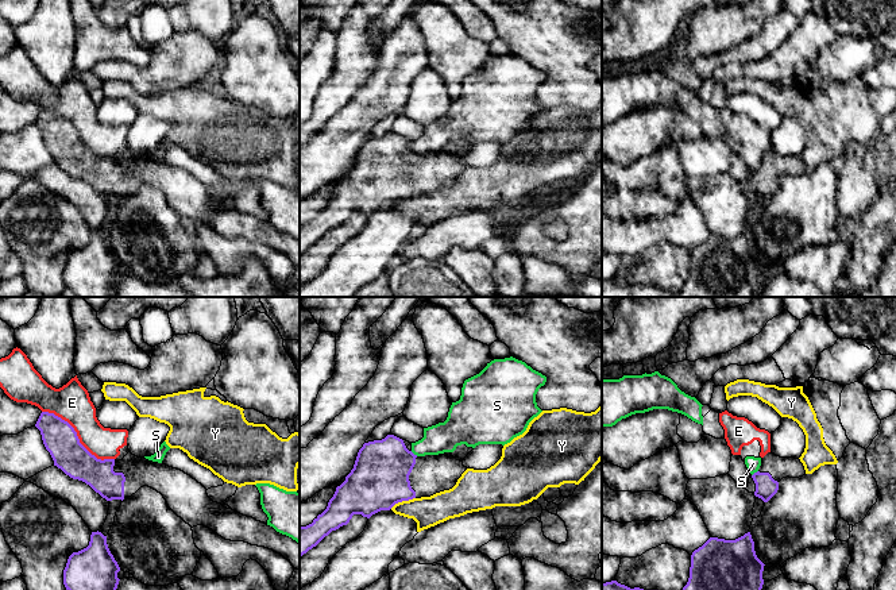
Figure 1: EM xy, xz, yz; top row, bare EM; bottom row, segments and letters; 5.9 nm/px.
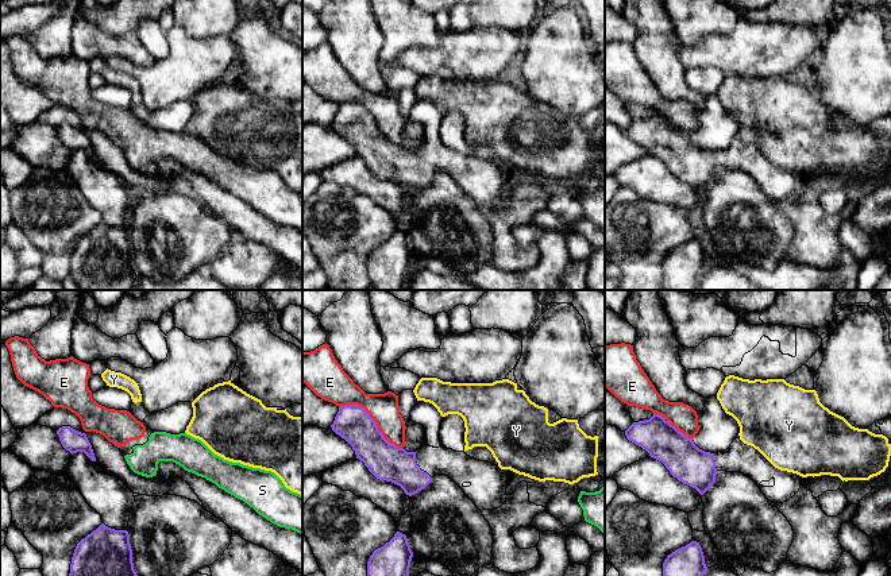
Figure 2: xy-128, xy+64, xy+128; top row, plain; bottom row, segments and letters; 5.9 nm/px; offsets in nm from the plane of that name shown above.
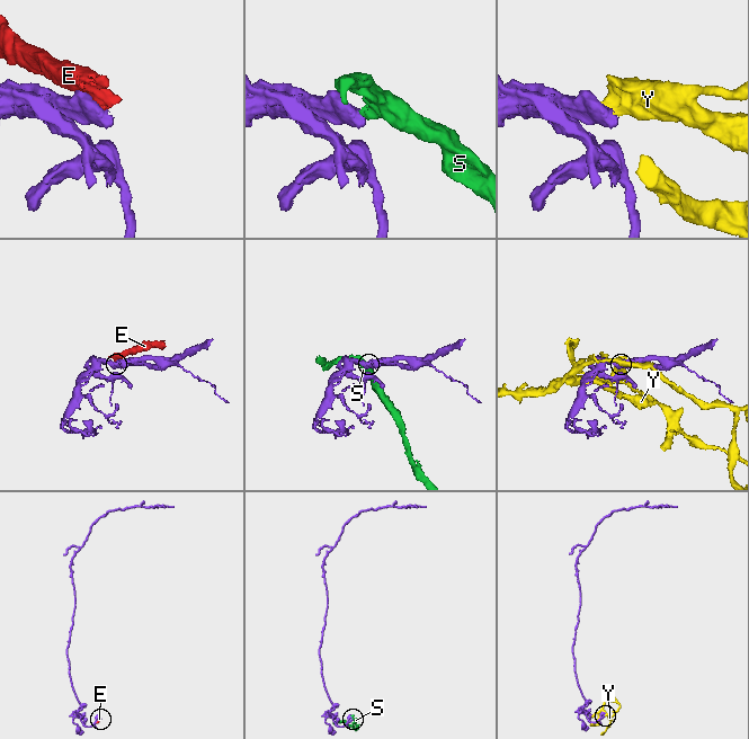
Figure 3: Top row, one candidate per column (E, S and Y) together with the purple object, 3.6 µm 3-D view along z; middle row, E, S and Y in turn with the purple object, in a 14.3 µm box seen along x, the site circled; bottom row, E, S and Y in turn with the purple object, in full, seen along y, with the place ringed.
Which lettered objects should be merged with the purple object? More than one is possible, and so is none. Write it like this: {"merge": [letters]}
{"merge": []}

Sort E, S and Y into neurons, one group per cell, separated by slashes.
E S / Y

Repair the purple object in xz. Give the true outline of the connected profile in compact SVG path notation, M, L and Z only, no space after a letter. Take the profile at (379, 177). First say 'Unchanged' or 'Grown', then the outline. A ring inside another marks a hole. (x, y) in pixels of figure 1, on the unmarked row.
Grown. M394 132L364 140L358 150L354 166L345 174L345 178L336 185L327 207L312 221L300 224L300 255L332 228L347 223L354 212L370 216L381 208L390 208L398 200L430 194L452 186L467 167L463 158L472 147L472 144L461 142L453 150L417 154L406 146L402 136Z

